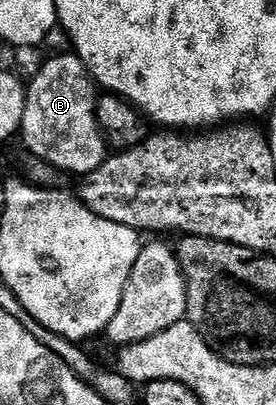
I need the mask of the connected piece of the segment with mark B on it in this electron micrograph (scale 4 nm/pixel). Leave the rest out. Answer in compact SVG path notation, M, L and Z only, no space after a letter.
M66 51L62 57L53 57L50 61L43 62L41 70L34 75L33 82L28 82L25 94L25 110L19 137L20 140L25 140L25 145L29 148L26 150L32 156L51 163L62 174L88 175L95 172L107 156L107 139L97 126L95 106L98 96L95 82L90 77L87 67L72 52Z

